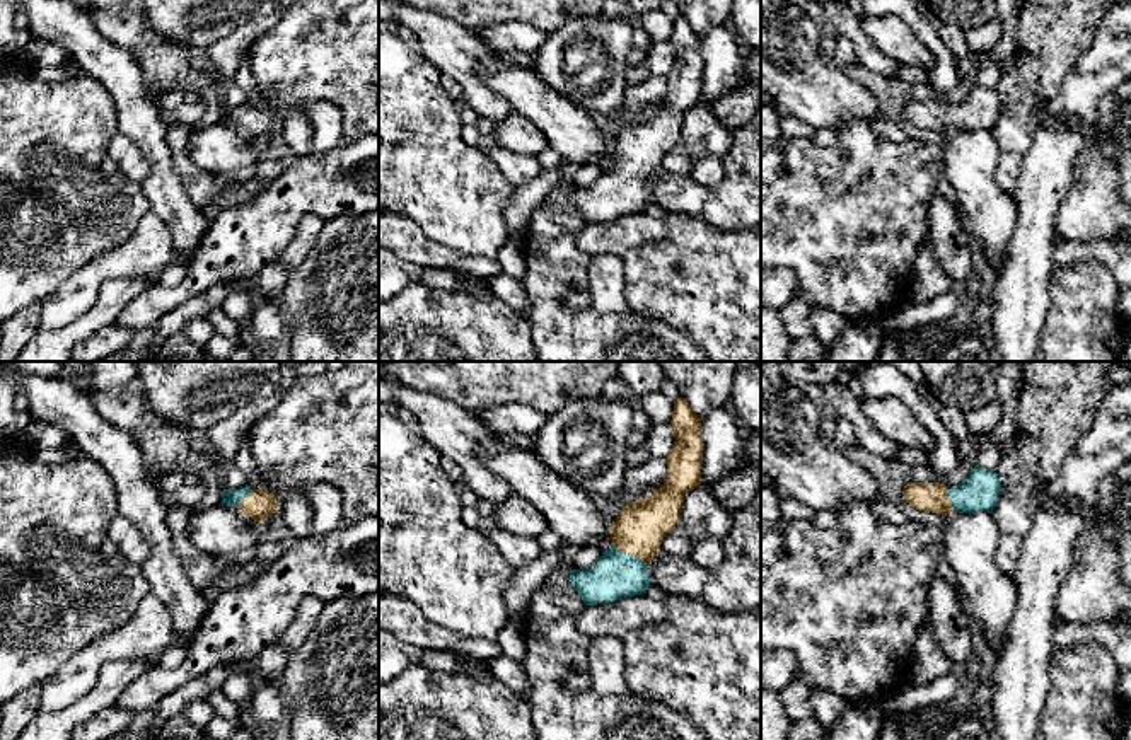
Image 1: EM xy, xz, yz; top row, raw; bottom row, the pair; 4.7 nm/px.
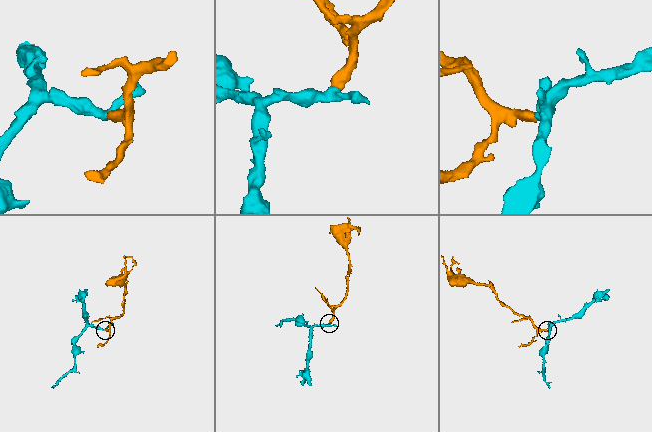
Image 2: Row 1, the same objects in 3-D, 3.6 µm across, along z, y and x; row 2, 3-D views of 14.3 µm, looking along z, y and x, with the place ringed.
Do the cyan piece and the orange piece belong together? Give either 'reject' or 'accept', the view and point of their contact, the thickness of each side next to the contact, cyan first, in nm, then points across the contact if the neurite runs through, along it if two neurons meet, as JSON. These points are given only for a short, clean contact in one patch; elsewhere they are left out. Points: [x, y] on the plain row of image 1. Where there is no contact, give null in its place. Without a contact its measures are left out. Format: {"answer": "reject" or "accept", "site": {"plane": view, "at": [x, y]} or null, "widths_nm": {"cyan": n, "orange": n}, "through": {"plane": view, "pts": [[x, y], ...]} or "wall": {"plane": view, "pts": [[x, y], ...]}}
{"answer": "accept", "site": {"plane": "xz", "at": [630, 173]}, "widths_nm": {"cyan": 220, "orange": 240}, "through": {"plane": "xz", "pts": [[616, 193], [630, 173], [640, 145]]}}

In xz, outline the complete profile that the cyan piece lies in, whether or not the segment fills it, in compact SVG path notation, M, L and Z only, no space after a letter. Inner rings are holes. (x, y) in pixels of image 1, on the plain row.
M684 15L674 19L670 43L676 60L665 77L664 102L619 130L611 145L612 164L592 186L571 188L570 199L585 223L647 211L647 184L660 171L664 155L679 142L684 114L701 102L701 38Z

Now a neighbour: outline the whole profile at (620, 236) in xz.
M643 211L618 220L587 223L575 242L590 257L597 254L624 256L631 249L662 240L667 234L669 227L664 220Z

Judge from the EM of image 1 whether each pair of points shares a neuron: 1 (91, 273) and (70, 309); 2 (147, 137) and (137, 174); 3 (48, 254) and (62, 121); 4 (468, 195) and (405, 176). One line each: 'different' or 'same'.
1: same
2: different
3: same
4: same

